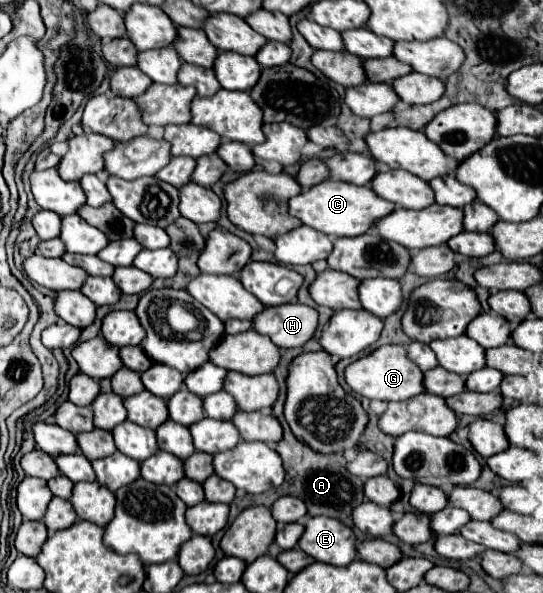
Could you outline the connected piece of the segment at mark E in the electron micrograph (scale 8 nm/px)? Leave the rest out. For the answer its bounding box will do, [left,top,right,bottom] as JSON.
[299,517,357,567]

